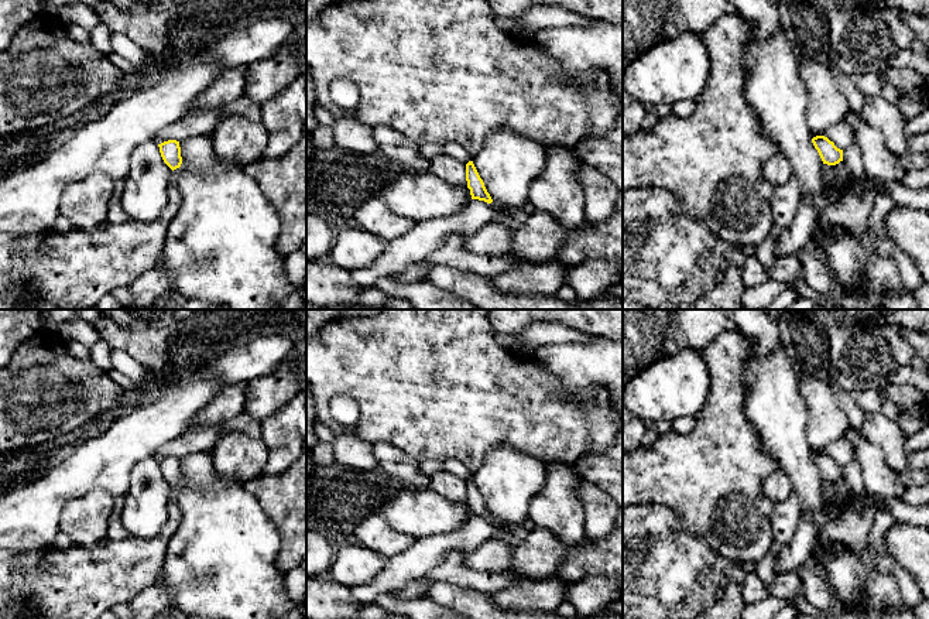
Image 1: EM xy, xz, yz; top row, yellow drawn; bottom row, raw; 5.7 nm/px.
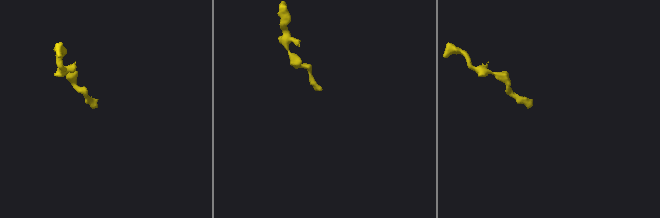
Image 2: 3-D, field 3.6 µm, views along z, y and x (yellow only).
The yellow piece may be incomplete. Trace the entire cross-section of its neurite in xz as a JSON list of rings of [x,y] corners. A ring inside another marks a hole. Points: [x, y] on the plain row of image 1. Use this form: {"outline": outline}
{"outline": [[[469,478],[466,481],[466,497],[467,497],[467,505],[470,506],[472,516],[484,517],[487,520],[493,519],[473,478]]]}

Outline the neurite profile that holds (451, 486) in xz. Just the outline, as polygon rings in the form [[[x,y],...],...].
[[[442,469],[433,473],[429,478],[428,489],[435,490],[455,503],[467,503],[466,481],[448,471]]]

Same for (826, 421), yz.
[[[806,375],[799,380],[799,393],[808,411],[808,442],[813,451],[823,452],[830,442],[846,437],[850,421],[840,408],[830,383]]]

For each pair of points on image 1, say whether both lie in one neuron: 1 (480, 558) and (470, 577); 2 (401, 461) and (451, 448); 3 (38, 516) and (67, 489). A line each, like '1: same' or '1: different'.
1: different
2: different
3: same

